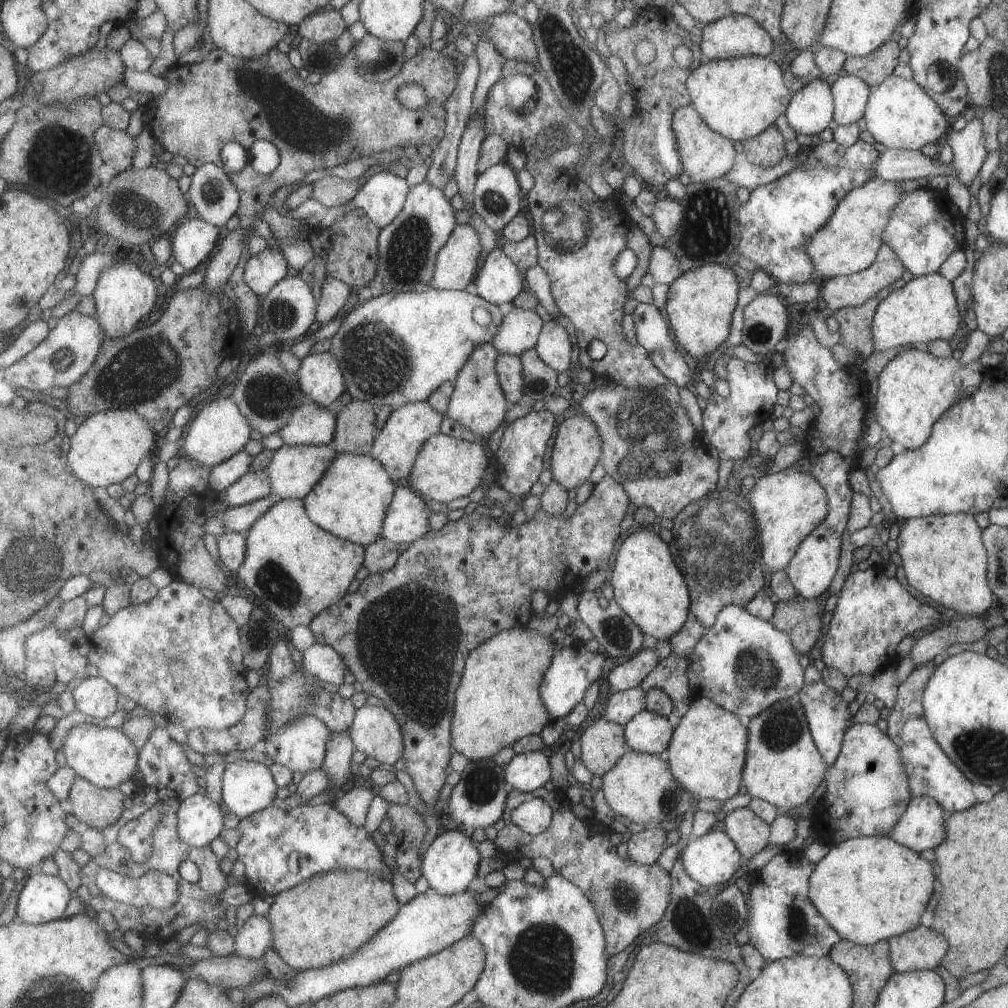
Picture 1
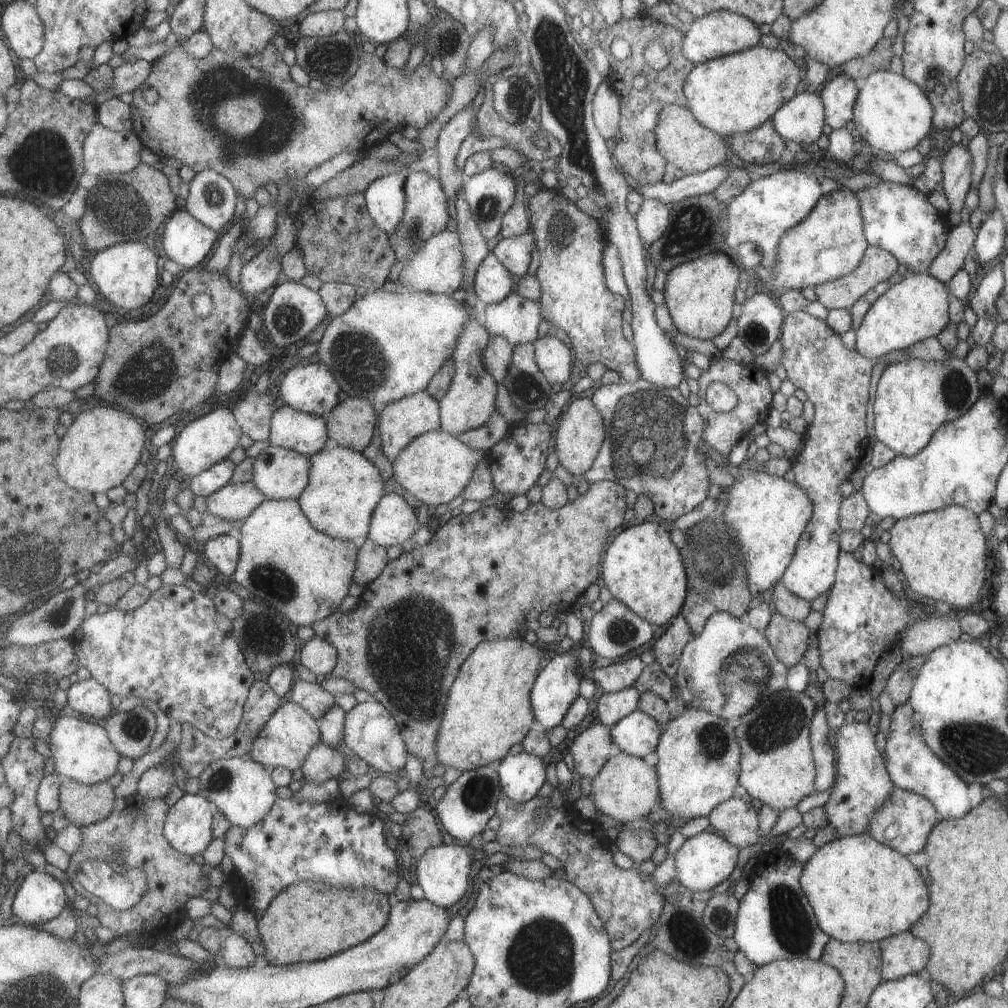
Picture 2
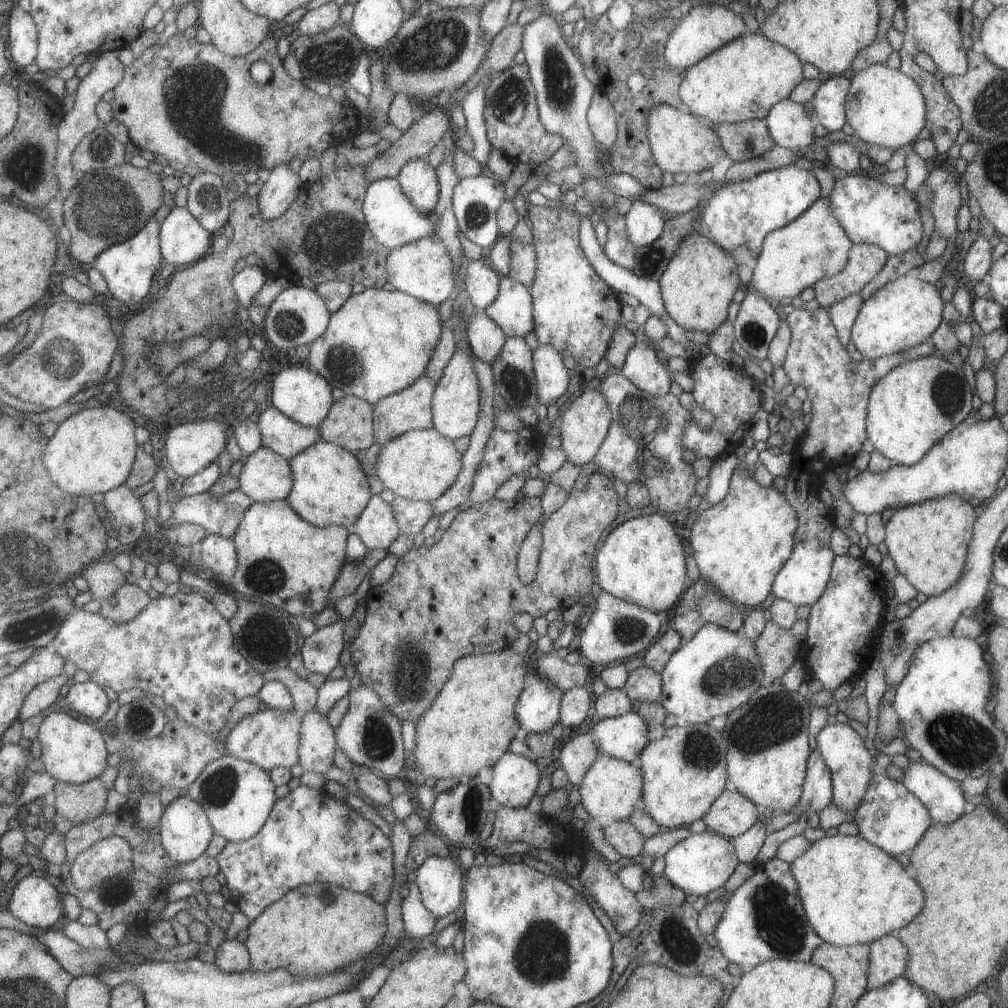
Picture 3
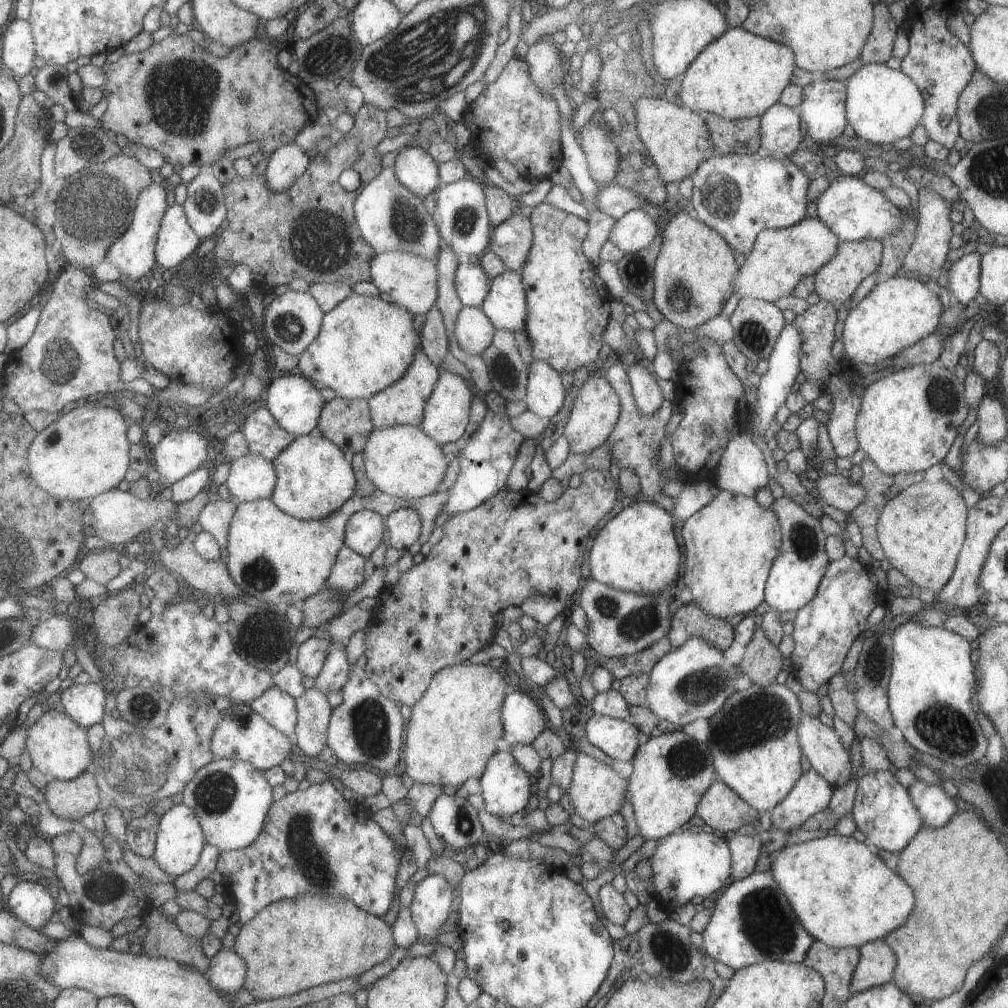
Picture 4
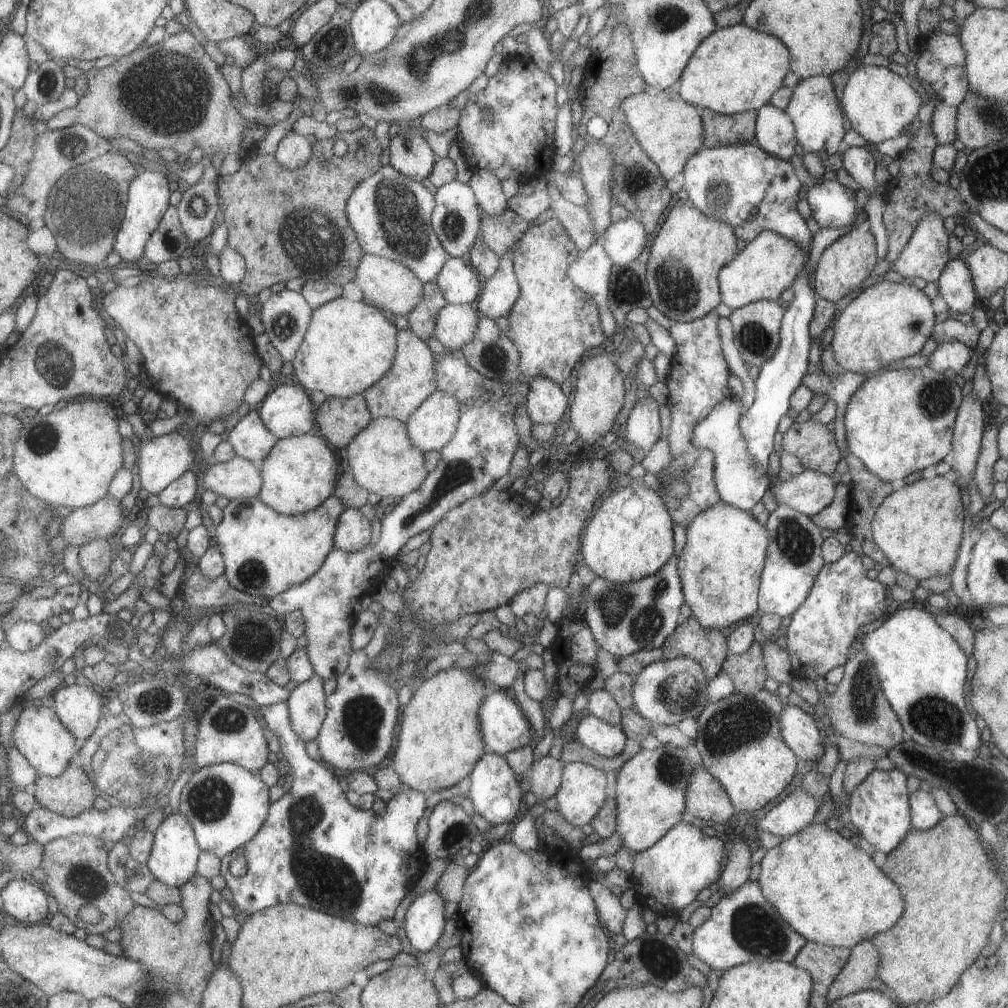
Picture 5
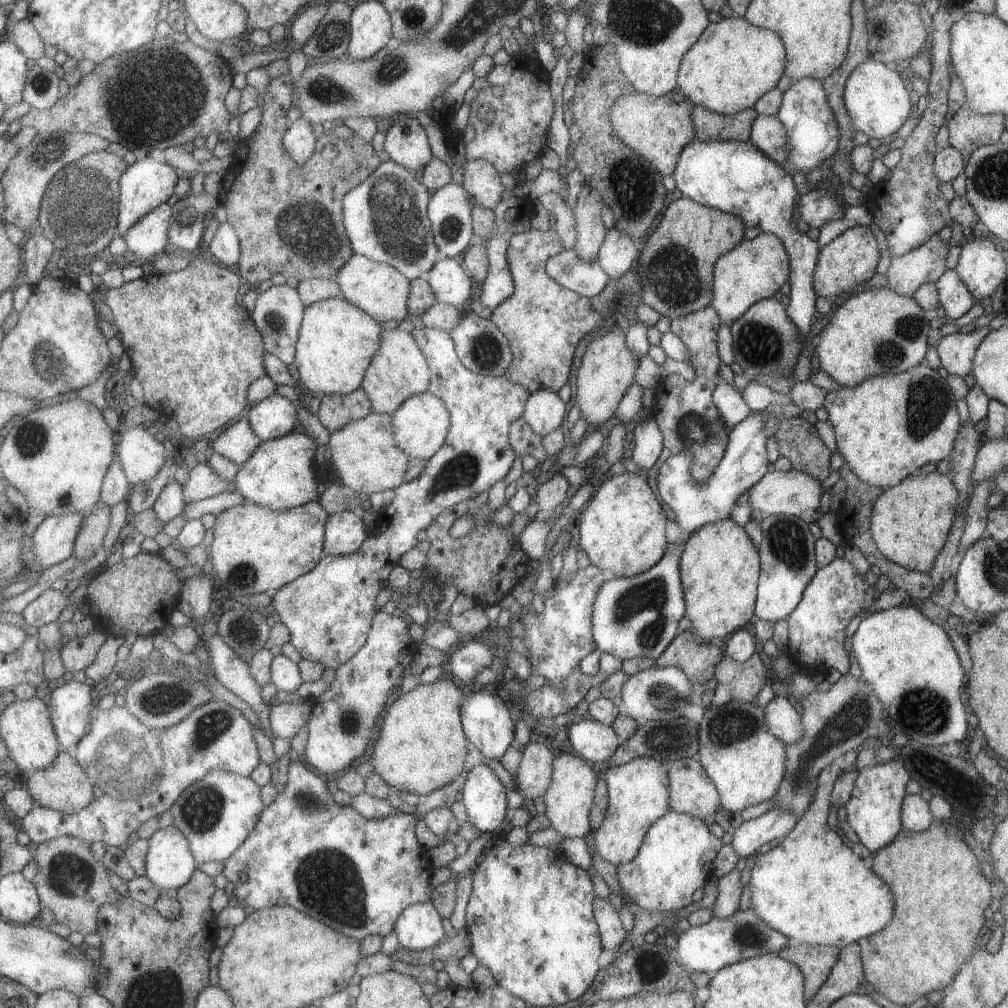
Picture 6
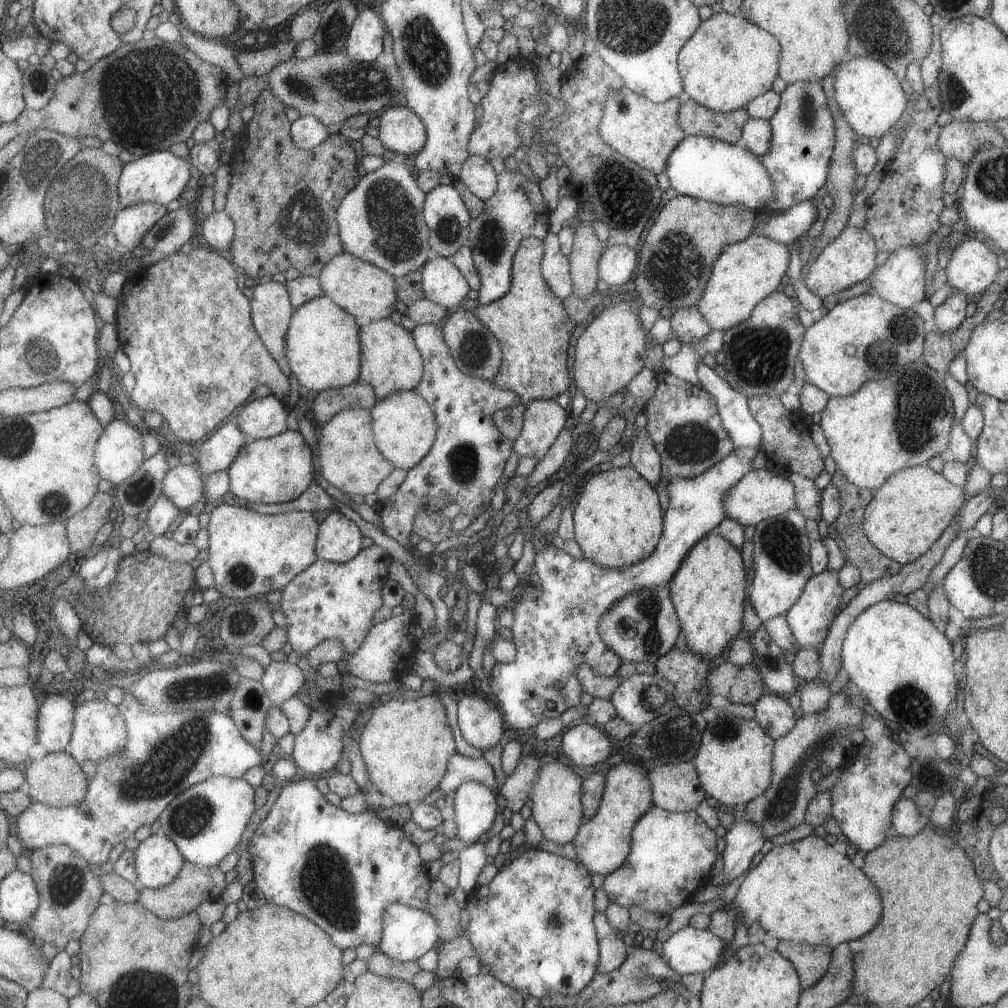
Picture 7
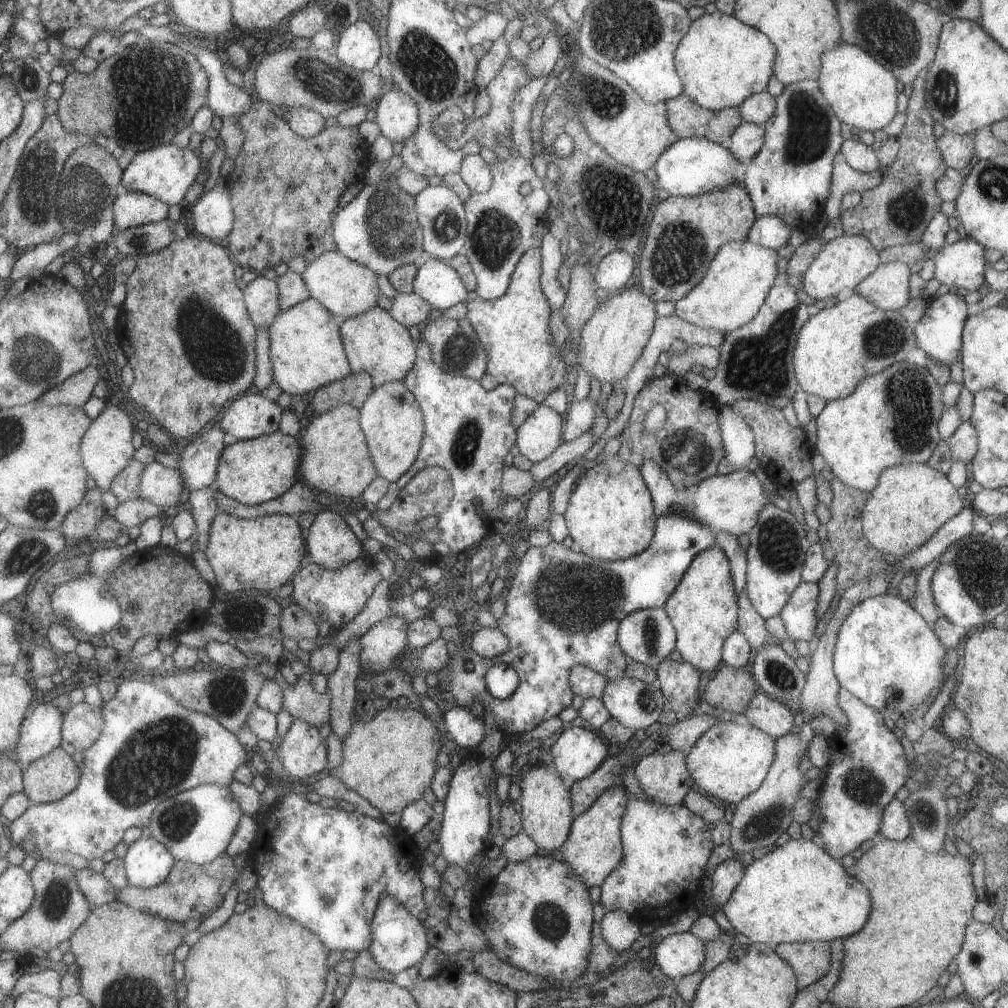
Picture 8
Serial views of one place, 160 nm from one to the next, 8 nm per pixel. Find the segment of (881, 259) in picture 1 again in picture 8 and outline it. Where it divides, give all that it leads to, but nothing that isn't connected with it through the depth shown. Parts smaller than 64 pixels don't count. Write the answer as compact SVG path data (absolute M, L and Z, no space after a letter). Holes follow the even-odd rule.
M843 234L829 240L819 251L819 254L809 263L803 274L802 285L804 291L813 300L829 300L843 288L854 290L854 286L857 286L879 266L877 253L873 245L863 235L847 236Z

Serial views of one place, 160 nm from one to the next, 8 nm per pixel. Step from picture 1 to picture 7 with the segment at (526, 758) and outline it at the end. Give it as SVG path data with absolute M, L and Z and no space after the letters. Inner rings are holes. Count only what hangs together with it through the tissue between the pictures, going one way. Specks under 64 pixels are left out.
M477 781L462 782L453 792L454 822L457 826L455 838L473 844L483 833L491 833L498 825L500 798L483 783Z

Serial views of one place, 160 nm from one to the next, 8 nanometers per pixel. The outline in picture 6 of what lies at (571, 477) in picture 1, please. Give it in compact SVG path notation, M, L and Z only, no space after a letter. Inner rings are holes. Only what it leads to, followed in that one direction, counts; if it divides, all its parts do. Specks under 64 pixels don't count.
M623 323L613 327L611 332L593 339L582 356L575 380L575 401L580 416L586 422L588 430L598 429L600 424L615 415L617 405L633 382L637 361L624 343Z

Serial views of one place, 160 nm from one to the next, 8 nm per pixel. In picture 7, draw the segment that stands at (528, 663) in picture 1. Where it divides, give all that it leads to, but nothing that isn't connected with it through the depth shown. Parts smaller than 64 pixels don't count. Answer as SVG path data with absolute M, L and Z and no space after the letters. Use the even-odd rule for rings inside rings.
M437 695L375 702L370 720L358 735L374 790L389 796L394 804L403 806L426 798L443 778L449 757L456 753L445 707Z

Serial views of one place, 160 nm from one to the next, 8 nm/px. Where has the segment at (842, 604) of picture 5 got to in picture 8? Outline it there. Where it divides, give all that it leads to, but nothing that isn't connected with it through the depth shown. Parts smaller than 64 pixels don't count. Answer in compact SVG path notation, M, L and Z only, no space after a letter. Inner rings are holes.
M801 580L791 593L787 604L780 610L779 616L789 635L789 640L807 641L813 644L815 634L815 606L818 599L818 584Z

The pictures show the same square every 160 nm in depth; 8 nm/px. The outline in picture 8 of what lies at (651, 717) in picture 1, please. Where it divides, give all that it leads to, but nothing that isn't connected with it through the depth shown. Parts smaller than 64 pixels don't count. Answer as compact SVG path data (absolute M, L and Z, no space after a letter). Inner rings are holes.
M571 727L559 734L555 743L550 747L549 753L553 760L548 766L555 770L560 778L569 776L569 778L578 781L591 774L591 771L594 771L607 757L607 743L587 728Z

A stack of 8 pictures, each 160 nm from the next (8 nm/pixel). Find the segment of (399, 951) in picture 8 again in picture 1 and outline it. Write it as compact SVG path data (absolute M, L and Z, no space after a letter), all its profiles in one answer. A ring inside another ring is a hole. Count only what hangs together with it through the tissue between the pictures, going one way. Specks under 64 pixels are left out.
M459 828L447 829L435 837L424 853L420 866L421 876L440 895L459 894L466 890L467 884L476 876L479 859L477 843L471 841L467 832Z

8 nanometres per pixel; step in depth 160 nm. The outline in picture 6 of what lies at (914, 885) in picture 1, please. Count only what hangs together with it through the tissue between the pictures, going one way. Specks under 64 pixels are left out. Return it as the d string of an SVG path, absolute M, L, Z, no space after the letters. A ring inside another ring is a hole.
M839 761L822 768L818 785L797 824L777 846L764 854L753 854L756 857L748 881L750 906L763 922L793 943L843 948L881 930L893 916L889 886L863 866L857 850L848 848L832 825L830 794L841 772Z

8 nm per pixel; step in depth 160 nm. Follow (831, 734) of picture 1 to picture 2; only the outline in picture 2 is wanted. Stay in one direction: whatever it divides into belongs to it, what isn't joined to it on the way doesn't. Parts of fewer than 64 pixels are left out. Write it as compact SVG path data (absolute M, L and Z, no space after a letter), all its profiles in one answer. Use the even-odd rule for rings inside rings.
M816 707L810 722L810 747L814 762L814 790L826 790L835 776L835 758L833 758L832 729L827 725L822 707Z

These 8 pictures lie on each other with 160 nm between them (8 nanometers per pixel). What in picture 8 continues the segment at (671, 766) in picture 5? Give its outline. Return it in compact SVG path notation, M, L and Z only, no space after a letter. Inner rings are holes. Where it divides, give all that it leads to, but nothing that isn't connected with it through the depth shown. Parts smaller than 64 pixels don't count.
M622 784L606 788L585 812L574 817L565 842L553 854L558 860L567 863L588 888L599 886L622 860L620 822L628 797L629 793Z

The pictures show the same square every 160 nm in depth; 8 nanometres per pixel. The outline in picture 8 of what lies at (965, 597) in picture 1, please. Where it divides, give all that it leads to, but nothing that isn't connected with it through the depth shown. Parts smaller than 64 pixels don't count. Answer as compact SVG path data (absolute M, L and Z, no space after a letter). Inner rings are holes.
M926 462L887 467L864 502L862 533L883 556L901 560L925 544L949 517L956 515L962 509L961 500L956 487L945 475L930 468Z

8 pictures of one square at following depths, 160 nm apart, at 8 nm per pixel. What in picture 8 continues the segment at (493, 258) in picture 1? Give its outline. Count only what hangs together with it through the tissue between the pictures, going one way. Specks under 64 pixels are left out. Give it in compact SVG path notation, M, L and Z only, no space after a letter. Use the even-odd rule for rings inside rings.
M431 257L425 261L417 270L416 277L413 282L414 293L420 296L425 302L428 302L432 308L440 311L455 306L457 302L465 303L467 291L461 277L445 260L439 260Z

